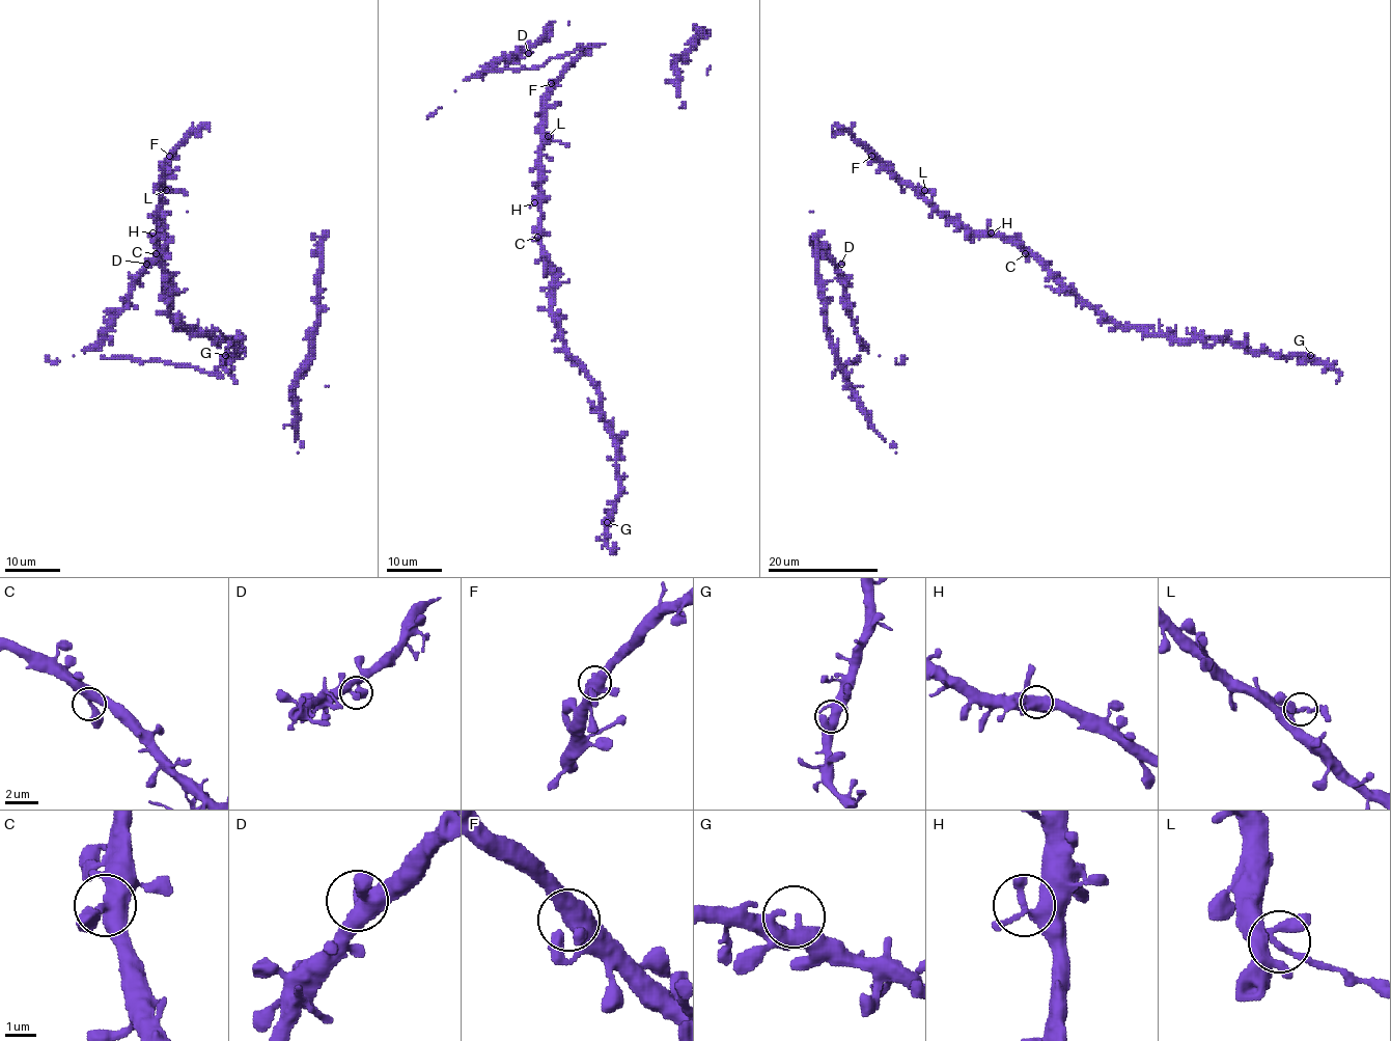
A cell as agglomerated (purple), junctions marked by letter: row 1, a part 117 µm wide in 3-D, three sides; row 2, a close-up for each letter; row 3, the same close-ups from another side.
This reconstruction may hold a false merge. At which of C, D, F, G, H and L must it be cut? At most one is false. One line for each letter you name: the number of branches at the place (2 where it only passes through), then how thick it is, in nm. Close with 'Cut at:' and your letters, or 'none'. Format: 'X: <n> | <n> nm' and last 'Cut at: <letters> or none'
L: 3 | 200 nm
Cut at: L

